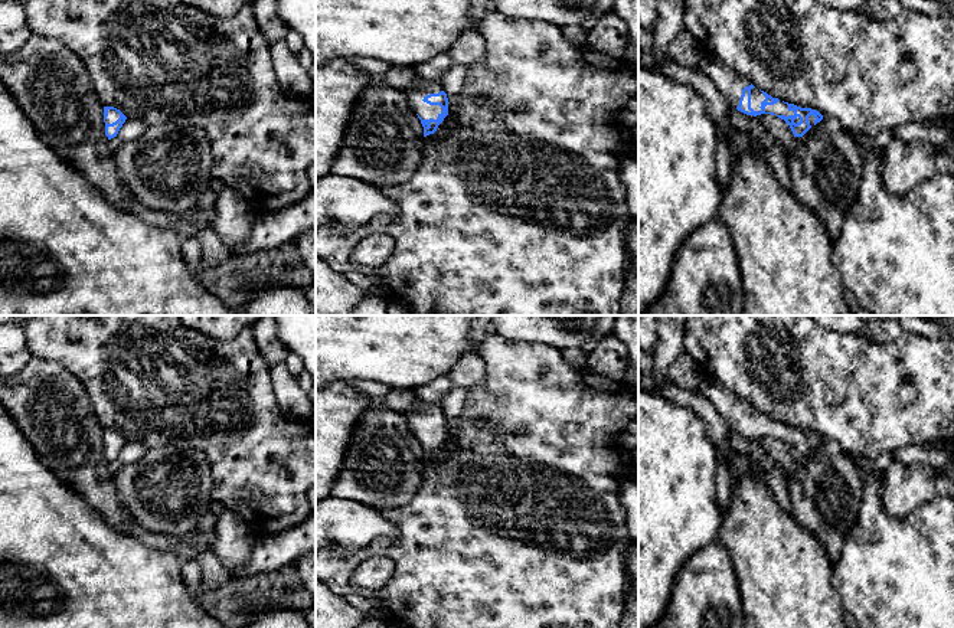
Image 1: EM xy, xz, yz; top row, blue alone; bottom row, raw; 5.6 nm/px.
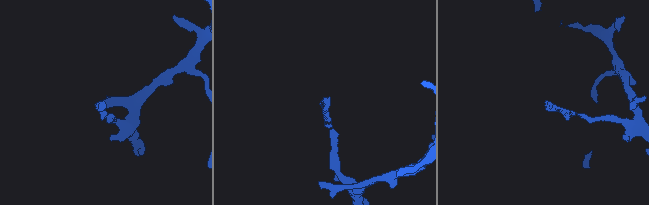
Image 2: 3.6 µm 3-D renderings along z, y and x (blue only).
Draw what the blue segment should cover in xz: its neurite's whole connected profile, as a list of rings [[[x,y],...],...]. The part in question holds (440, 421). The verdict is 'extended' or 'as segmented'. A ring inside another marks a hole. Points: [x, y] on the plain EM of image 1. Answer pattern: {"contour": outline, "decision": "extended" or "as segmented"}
{"contour": [[[416,398],[415,408],[405,415],[412,432],[418,436],[424,449],[424,459],[437,454],[448,438],[448,421],[442,408]]], "decision": "extended"}

